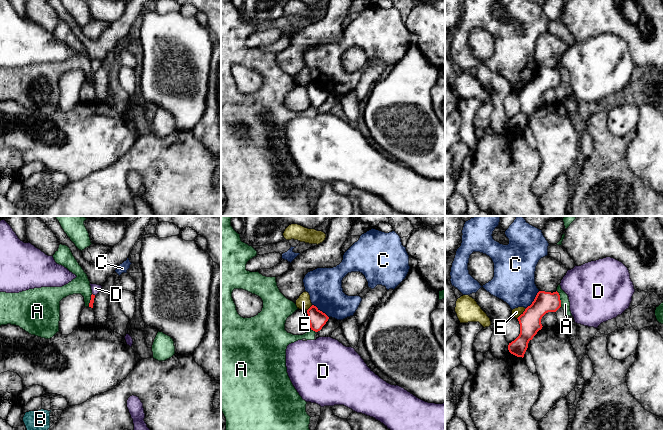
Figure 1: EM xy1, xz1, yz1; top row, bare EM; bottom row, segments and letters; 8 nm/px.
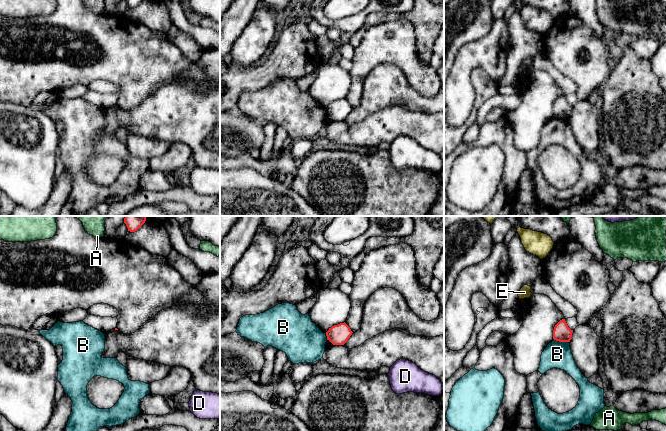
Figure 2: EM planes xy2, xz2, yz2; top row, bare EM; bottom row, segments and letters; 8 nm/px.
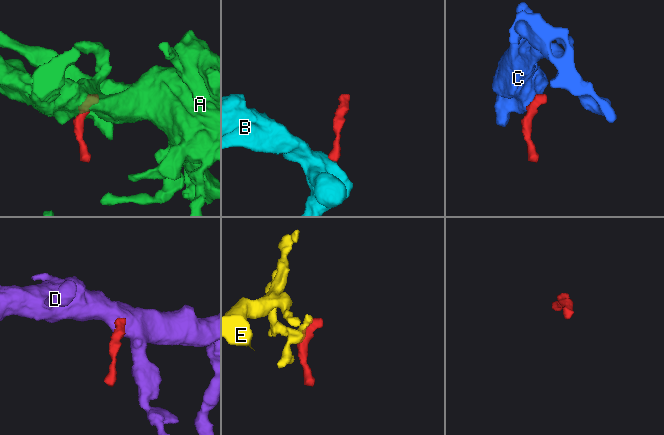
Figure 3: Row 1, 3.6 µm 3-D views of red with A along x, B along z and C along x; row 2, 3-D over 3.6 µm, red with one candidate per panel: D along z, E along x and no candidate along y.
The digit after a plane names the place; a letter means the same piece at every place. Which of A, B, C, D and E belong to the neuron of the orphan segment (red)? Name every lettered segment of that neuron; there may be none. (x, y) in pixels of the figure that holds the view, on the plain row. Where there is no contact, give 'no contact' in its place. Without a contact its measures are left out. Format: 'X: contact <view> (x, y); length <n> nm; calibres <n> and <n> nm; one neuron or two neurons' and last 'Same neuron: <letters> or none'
A: contact yz1 (559, 75); length 130 nm; calibres 170 and 80 nm; two neurons
B: contact yz2 (561, 117); length 120 nm; calibres 140 and 220 nm; two neurons
C: contact yz1 (534, 76); length 180 nm; calibres 180 and 340 nm; two neurons
D: contact xy1 (94, 71); length 40 nm; calibres 30 and 70 nm; one neuron
E: contact yz1 (523, 89); length 120 nm; calibres 180 and 70 nm; two neurons
Same neuron: D

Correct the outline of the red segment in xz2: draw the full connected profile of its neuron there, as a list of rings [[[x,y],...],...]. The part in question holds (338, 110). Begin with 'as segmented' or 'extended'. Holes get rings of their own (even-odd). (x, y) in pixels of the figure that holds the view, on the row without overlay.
as segmented | [[[344,98],[334,101],[326,108],[327,116],[333,121],[344,121],[352,111],[350,103]]]

